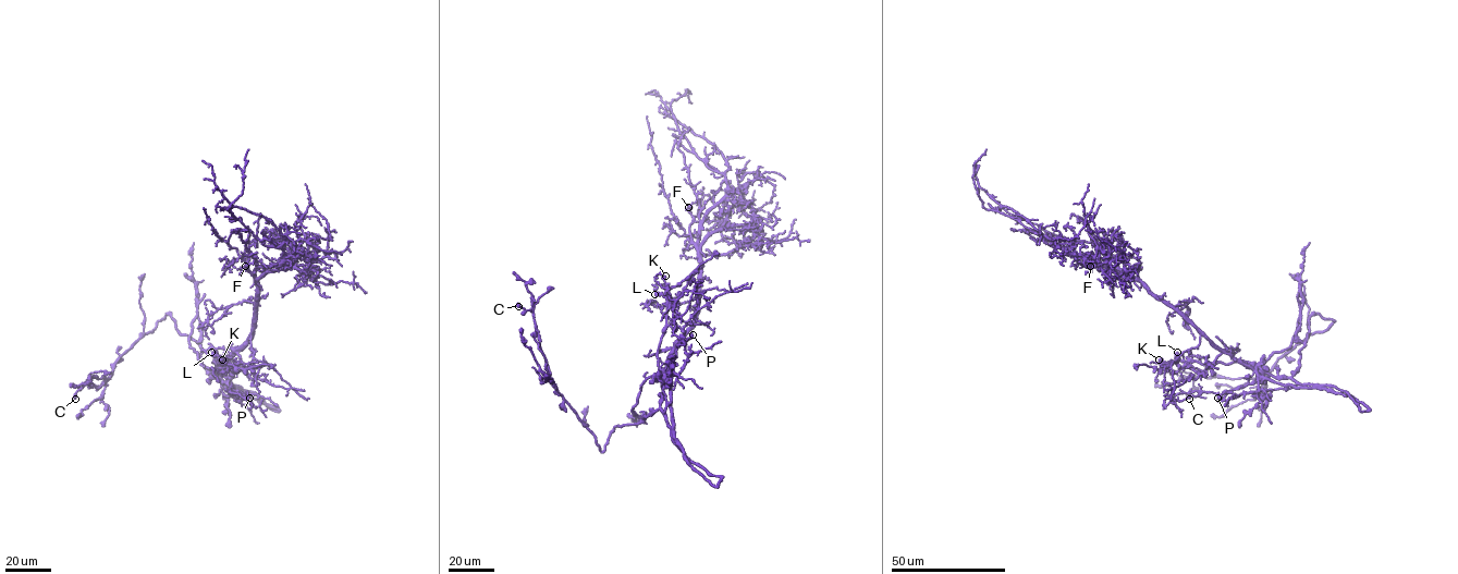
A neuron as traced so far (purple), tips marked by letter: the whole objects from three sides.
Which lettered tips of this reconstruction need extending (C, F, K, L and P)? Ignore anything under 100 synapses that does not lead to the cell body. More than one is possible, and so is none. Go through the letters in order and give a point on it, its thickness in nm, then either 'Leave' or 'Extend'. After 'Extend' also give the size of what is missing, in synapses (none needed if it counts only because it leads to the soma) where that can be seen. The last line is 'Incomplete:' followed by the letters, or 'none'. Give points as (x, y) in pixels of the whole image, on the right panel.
C: Place: (1189, 399). Thickness 420 nm. Leave
F: Place: (1090, 266). Thickness 360 nm. Leave
K: Place: (1159, 359). Thickness 500 nm. Leave
L: Place: (1177, 352). Thickness 500 nm. Leave
P: Place: (1217, 398). Thickness 550 nm. Leave
Incomplete: none

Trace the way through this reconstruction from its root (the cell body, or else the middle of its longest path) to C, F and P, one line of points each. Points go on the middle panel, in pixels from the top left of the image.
C: (670, 354), (660, 373), (660, 406), (641, 423), (616, 426), (601, 452), (550, 377), (534, 314), (518, 306)
F: (670, 354), (690, 325), (697, 300), (700, 208), (697, 202), (688, 207)
P: (670, 354), (666, 366), (657, 375), (668, 371), (676, 347), (693, 334)

